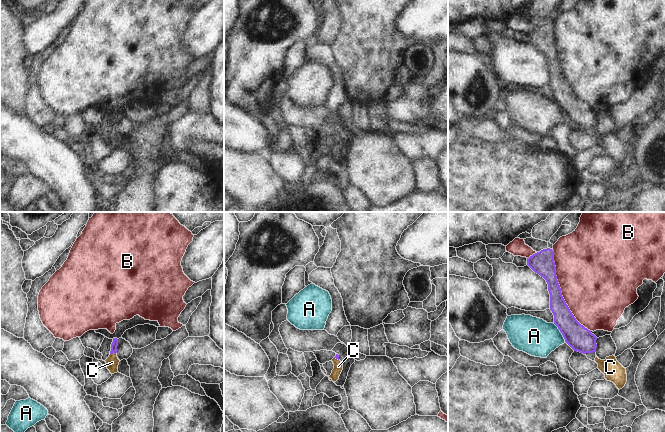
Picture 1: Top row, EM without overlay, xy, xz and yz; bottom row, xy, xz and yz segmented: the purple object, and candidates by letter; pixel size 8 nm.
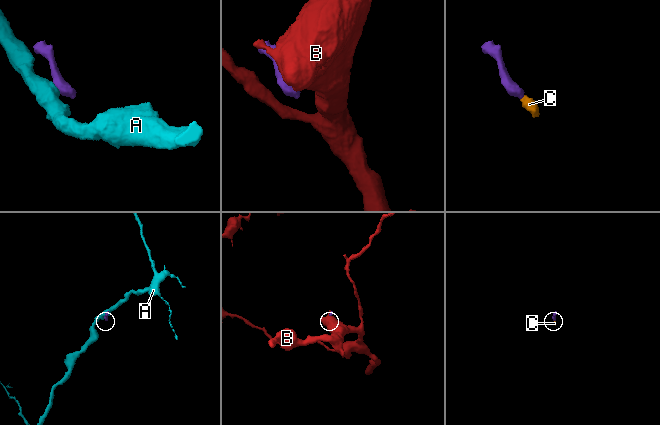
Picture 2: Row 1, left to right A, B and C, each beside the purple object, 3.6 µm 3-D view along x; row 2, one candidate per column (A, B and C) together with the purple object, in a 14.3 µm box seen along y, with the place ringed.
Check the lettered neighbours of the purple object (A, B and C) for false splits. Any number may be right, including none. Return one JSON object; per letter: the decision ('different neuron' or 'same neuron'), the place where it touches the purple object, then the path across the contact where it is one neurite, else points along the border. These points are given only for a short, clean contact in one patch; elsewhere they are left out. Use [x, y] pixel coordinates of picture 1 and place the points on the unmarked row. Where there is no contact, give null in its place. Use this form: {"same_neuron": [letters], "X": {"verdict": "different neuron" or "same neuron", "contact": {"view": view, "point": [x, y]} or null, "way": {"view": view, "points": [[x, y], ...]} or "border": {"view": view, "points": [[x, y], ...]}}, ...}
{"same_neuron": ["C"], "A": {"verdict": "different neuron", "contact": {"view": "yz", "point": [560, 107]}, "border": {"view": "yz", "points": [[553, 99], [565, 117]]}}, "B": {"verdict": "different neuron", "contact": {"view": "yz", "point": [561, 68]}}, "C": {"verdict": "same neuron", "contact": {"view": "xy", "point": [113, 128]}, "way": {"view": "xy", "points": [[114, 120], [113, 128], [112, 138]]}}}

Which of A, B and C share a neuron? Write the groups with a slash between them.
A / B / C

